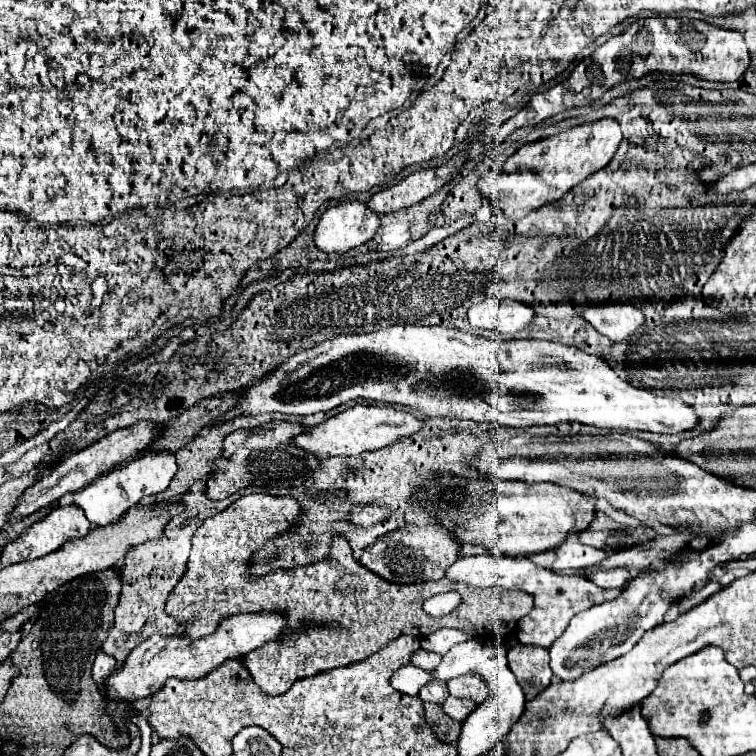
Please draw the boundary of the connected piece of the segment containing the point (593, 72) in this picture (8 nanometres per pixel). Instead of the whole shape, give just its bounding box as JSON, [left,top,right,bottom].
[532,18,750,122]

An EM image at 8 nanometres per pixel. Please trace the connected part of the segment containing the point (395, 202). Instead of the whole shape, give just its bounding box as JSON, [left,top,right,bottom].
[368,152,466,216]

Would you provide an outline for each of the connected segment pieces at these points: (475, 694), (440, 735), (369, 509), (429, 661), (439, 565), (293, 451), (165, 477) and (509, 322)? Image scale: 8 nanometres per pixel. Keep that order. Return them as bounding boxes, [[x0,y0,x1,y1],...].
[[446,674,489,704],[424,702,462,744],[348,504,390,528],[410,648,442,672],[358,524,460,584],[206,422,320,500],[72,452,176,528],[468,298,534,332]]

